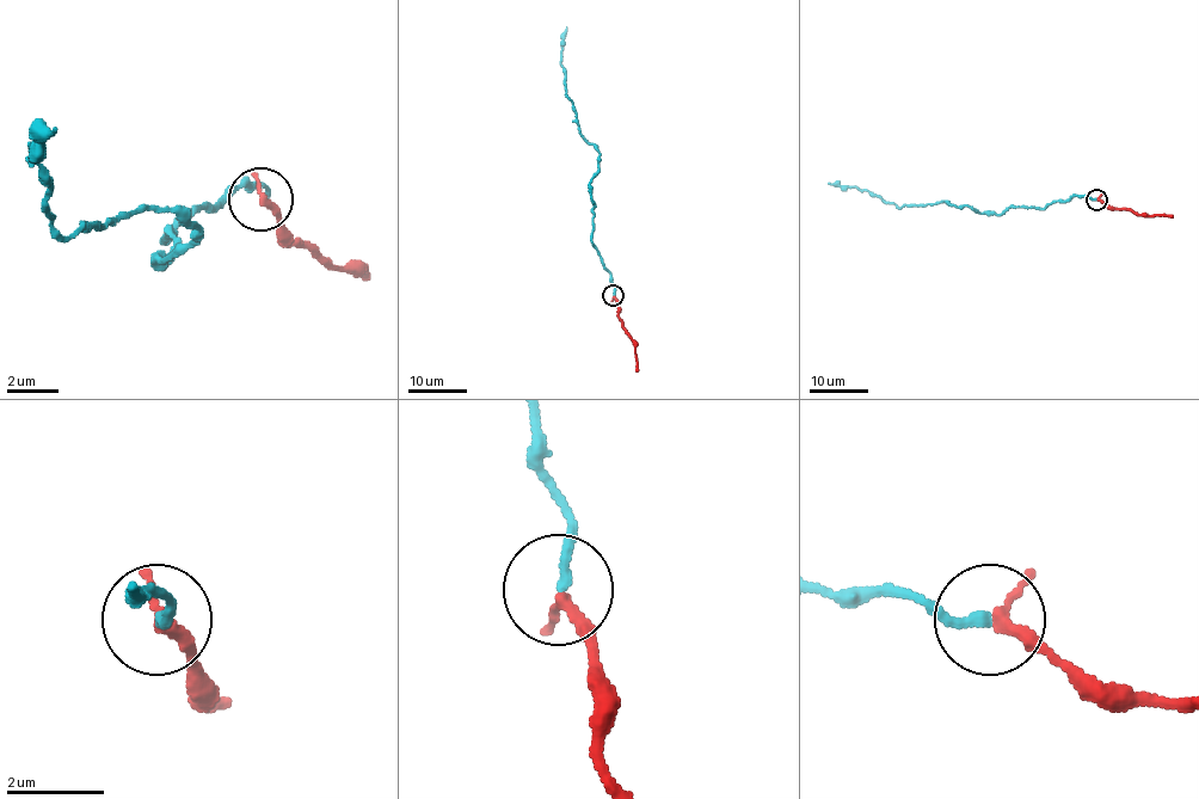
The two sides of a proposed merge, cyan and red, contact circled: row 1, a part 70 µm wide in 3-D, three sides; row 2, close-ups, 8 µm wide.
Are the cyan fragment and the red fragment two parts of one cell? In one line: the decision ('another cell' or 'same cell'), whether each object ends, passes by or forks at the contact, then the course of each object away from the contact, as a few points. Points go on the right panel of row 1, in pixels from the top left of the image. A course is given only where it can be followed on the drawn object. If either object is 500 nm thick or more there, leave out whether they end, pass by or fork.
same cell; cyan ends there; red passes by; cyan runs (1096, 200), (1075, 195), (1044, 208), (987, 214), (941, 201), (899, 207), (855, 186), (829, 183); red runs (1098, 200), (1110, 207), (1147, 215), (1173, 217)

